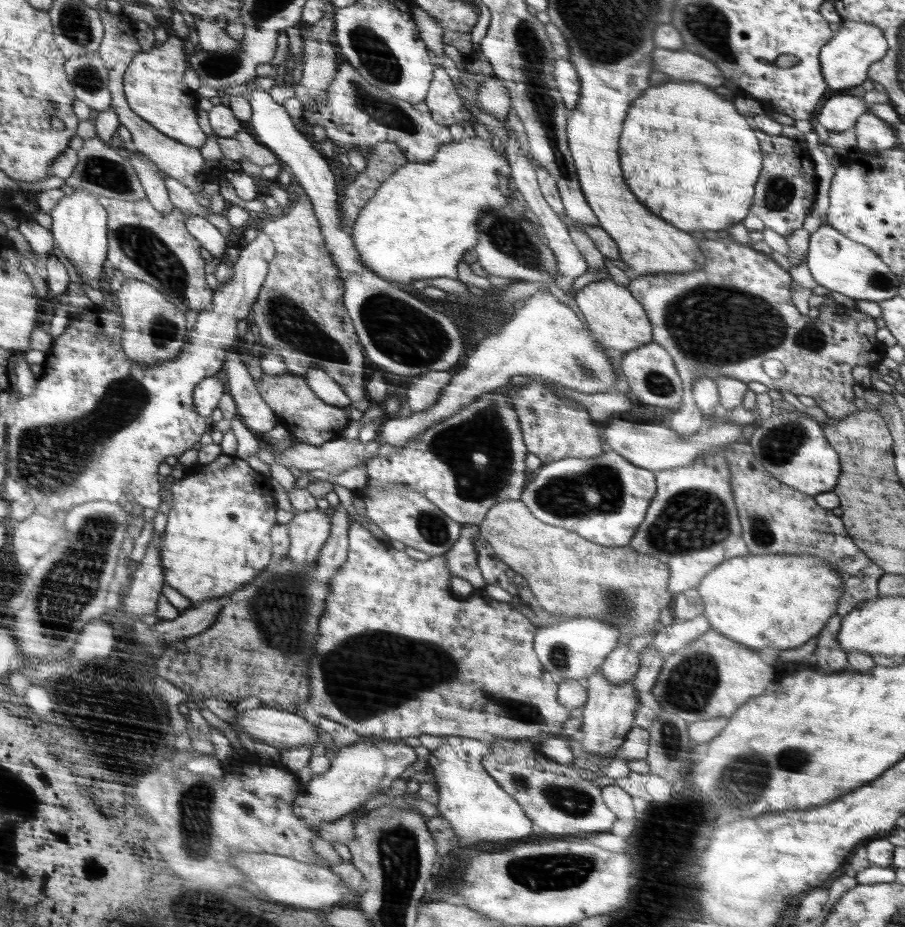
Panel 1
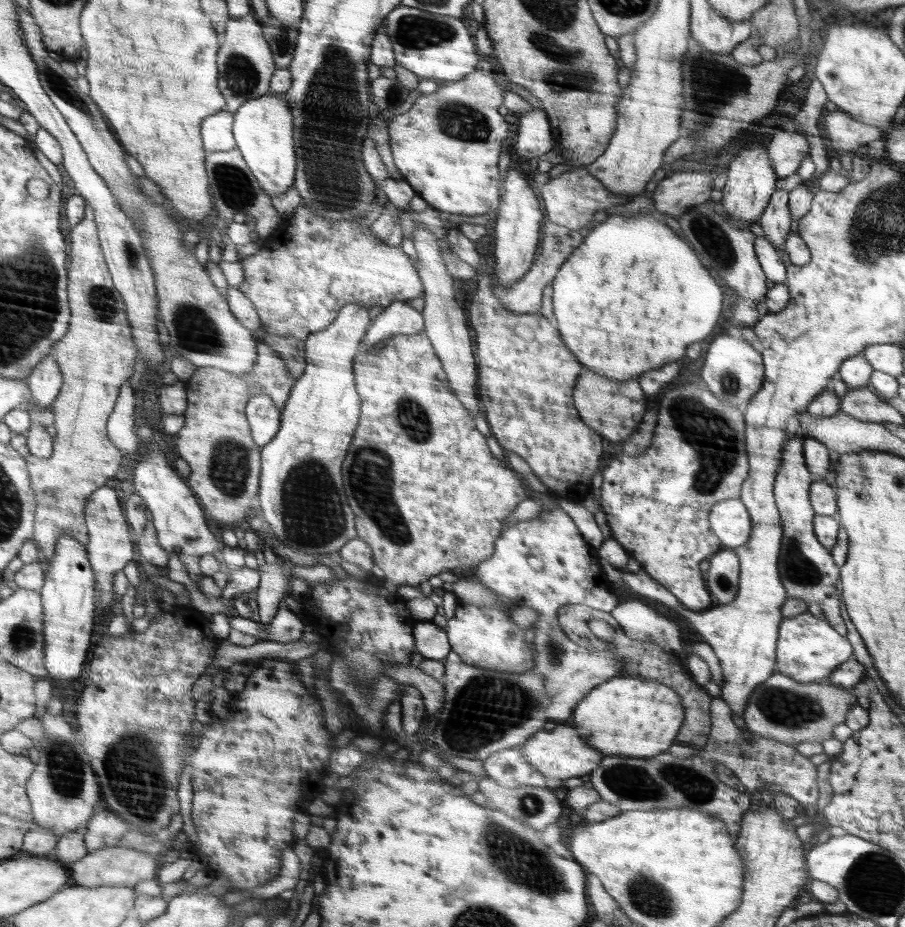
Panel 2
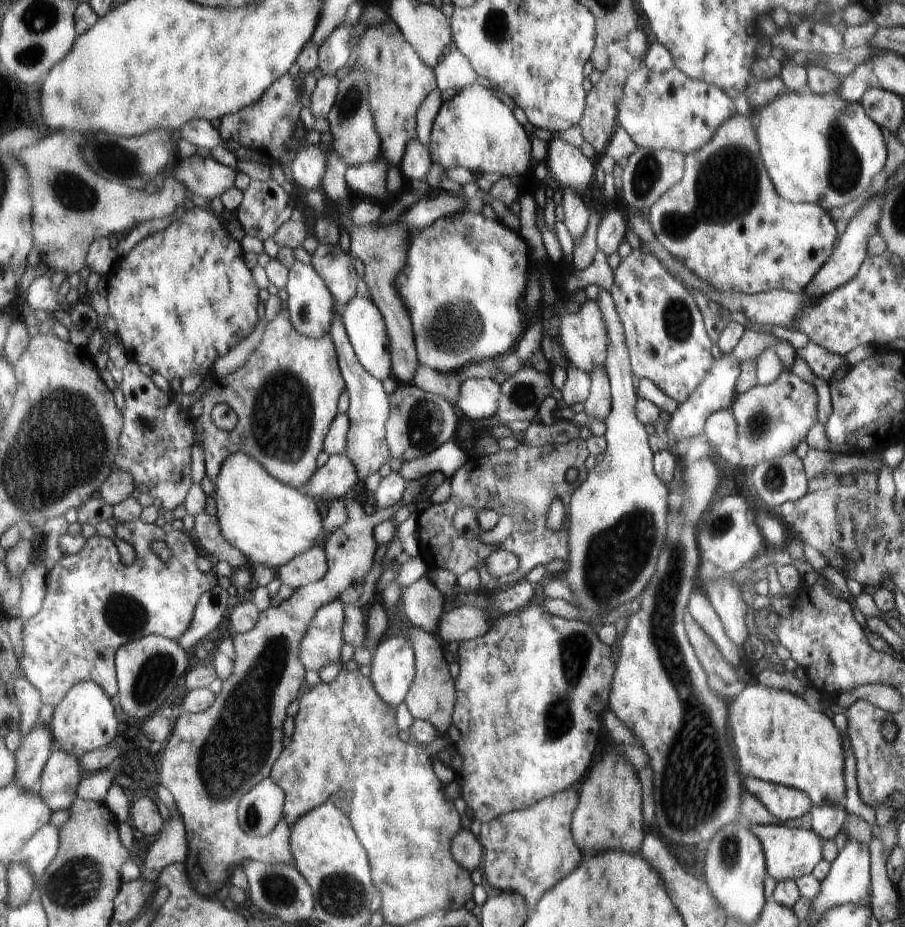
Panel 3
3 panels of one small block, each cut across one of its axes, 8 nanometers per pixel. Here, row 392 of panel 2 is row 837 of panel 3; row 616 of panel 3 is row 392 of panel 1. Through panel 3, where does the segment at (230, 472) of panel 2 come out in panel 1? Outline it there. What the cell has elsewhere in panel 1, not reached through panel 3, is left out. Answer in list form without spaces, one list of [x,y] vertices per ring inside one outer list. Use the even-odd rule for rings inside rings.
[[[263,374],[259,380],[255,381],[255,385],[260,396],[265,400],[265,404],[272,409],[279,422],[287,428],[289,434],[298,443],[320,446],[330,440],[340,439],[344,428],[348,426],[344,408],[324,404],[324,401],[308,388],[306,379],[302,375],[268,376]]]

